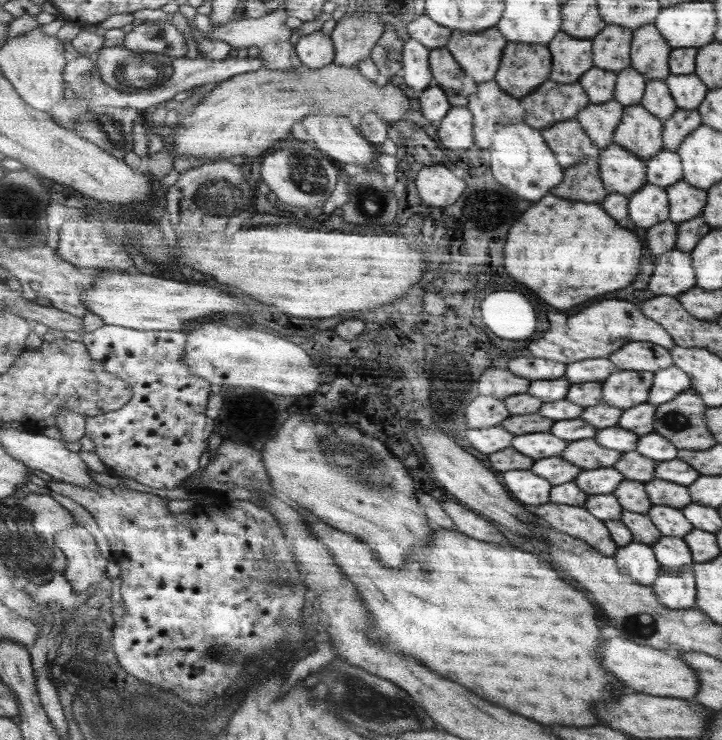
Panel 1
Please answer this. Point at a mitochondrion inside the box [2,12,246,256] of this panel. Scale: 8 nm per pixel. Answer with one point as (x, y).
(139, 72)

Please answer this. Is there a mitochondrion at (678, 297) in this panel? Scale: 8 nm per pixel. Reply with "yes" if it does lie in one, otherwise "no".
no

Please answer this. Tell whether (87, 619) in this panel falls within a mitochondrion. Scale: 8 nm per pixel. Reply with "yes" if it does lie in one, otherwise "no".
no

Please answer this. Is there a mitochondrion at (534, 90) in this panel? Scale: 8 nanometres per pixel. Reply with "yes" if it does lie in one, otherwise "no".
no

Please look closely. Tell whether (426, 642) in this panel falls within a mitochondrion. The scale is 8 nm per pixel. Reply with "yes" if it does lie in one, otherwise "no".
no

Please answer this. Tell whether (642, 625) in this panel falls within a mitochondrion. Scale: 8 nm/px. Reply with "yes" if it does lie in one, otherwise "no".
yes

